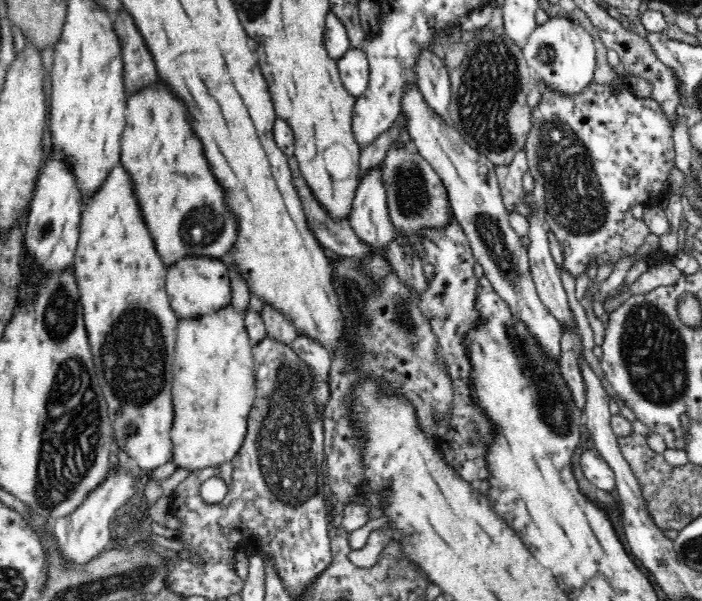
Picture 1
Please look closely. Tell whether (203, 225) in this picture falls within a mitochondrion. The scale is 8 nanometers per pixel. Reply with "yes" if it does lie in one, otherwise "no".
yes

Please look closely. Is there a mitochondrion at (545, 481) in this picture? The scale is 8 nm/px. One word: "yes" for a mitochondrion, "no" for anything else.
no

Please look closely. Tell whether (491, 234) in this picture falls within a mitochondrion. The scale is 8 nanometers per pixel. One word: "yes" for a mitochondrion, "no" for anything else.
yes

